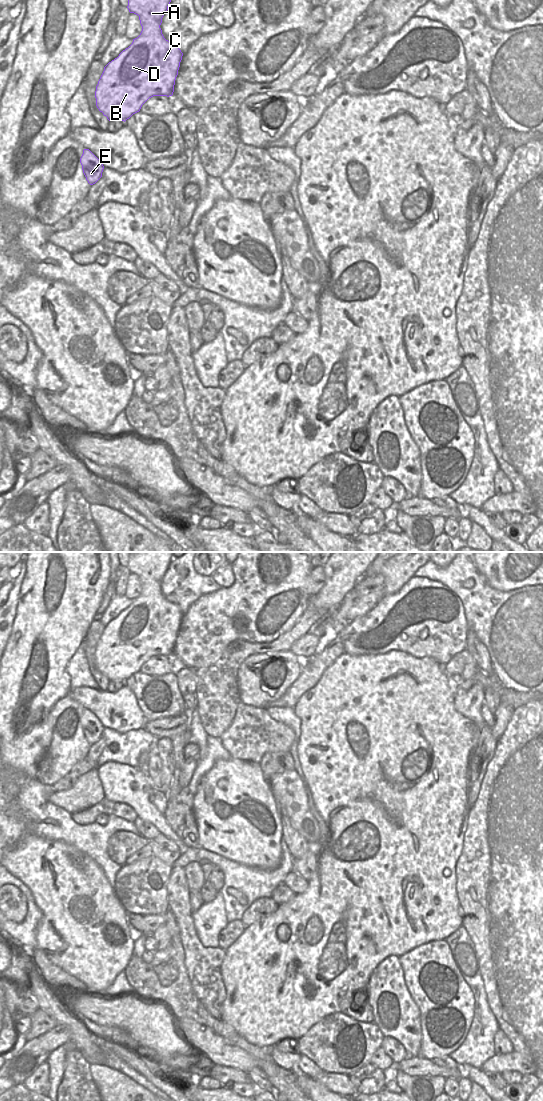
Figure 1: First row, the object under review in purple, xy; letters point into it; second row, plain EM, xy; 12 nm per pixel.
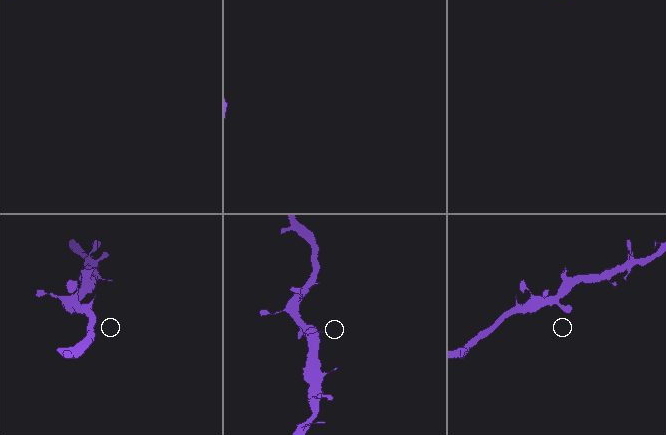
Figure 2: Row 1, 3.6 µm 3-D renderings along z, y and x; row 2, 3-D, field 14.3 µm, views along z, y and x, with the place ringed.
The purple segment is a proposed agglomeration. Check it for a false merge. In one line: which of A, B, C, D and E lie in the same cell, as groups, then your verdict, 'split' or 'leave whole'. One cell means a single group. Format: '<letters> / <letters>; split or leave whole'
A B C D E; leave whole

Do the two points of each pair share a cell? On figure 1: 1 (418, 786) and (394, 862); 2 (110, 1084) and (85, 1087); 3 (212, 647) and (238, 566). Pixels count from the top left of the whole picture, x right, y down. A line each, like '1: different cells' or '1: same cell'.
1: same cell
2: different cells
3: same cell

